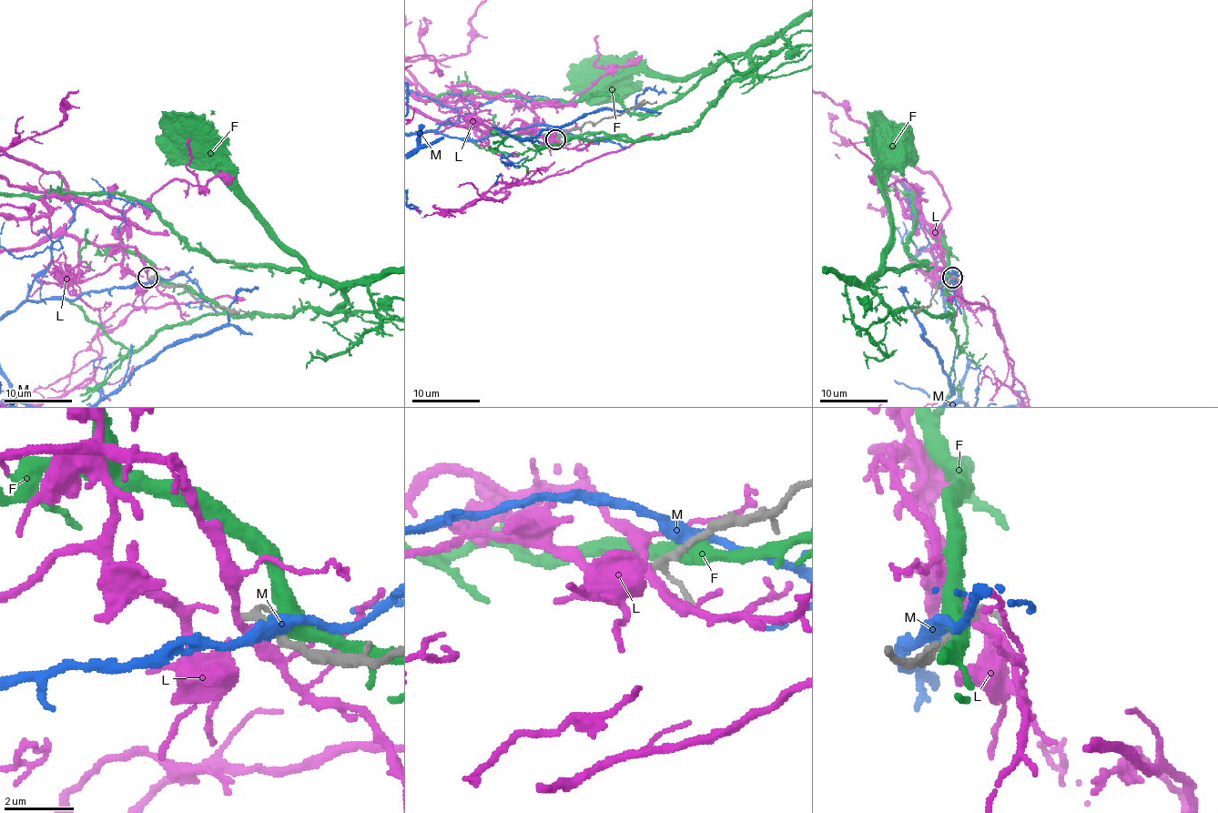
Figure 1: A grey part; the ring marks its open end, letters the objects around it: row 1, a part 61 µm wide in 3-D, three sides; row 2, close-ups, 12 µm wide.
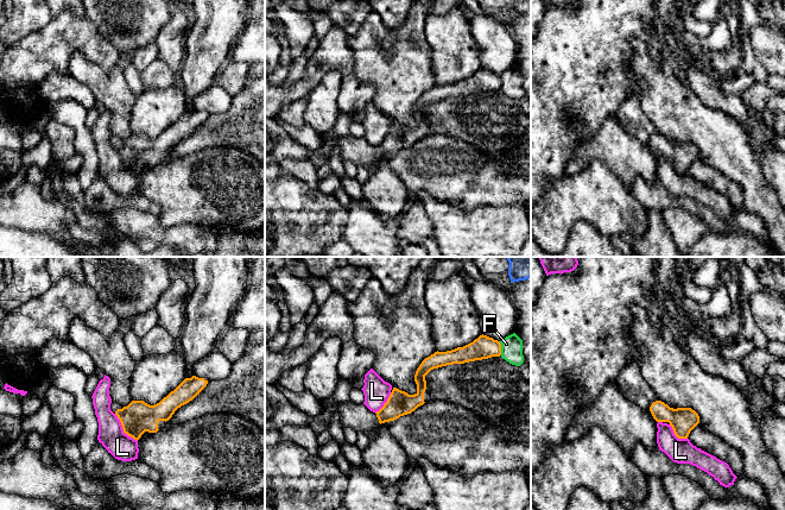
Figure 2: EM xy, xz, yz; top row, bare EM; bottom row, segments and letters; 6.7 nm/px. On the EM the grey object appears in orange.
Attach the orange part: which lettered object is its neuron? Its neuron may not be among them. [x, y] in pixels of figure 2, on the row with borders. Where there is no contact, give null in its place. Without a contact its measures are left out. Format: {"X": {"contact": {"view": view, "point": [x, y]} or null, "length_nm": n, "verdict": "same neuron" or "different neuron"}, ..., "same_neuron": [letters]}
{"F": {"contact": {"view": "xz", "point": [500, 348]}, "length_nm": 100, "verdict": "different neuron"}, "L": {"contact": {"view": "xy", "point": [122, 428]}, "length_nm": 240, "verdict": "different neuron"}, "M": {"contact": null, "verdict": "different neuron"}, "same_neuron": []}

